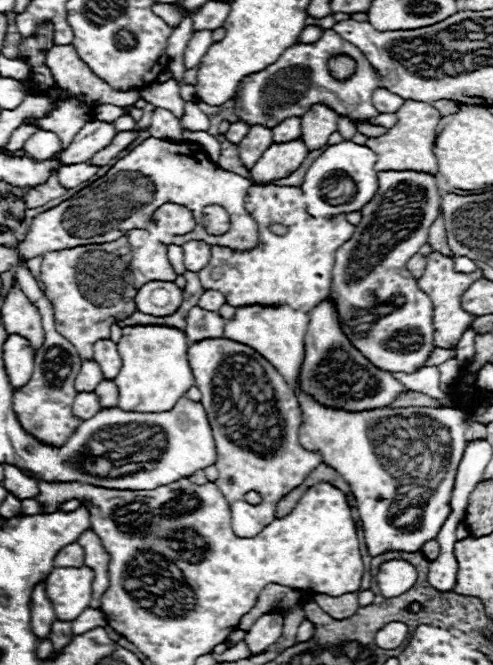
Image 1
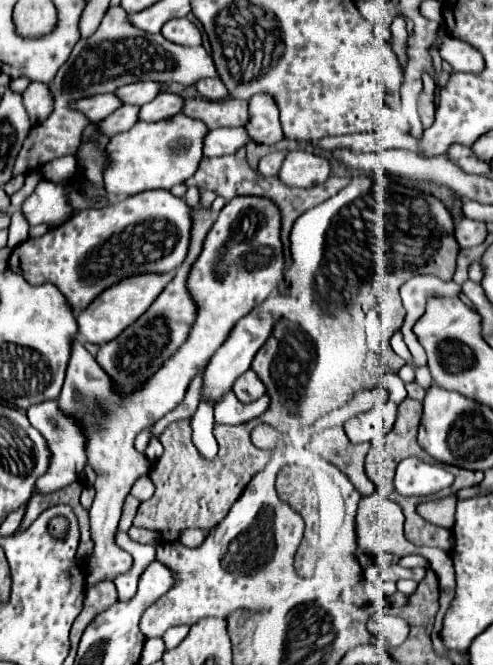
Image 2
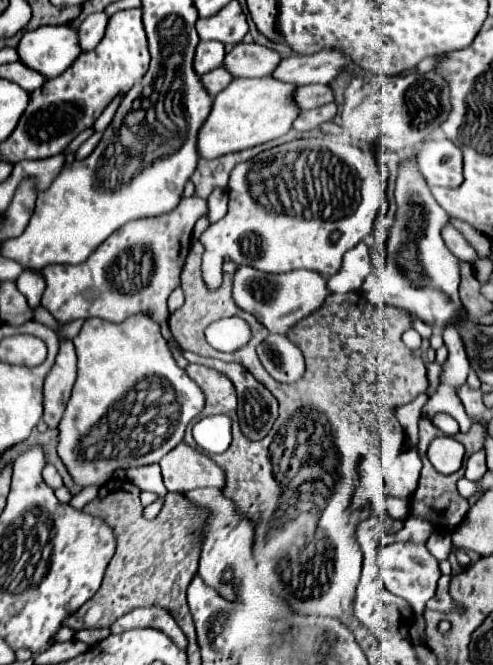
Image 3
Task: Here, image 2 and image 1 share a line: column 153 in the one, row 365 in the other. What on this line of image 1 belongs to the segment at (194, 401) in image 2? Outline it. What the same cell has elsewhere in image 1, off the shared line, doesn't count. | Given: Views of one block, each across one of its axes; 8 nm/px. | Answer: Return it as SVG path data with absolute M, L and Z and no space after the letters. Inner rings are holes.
M434 348L432 356L428 358L428 366L438 366L442 362L446 362L448 358L456 358L454 350L446 350L446 348Z

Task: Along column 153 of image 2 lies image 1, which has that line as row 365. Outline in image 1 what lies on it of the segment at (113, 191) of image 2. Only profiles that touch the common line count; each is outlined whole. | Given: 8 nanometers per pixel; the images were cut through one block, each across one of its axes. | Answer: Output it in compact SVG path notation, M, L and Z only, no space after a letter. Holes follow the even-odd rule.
M126 326L118 342L122 356L122 368L116 376L120 392L118 406L134 412L166 412L180 396L194 384L194 376L188 364L188 340L182 330L172 326Z

